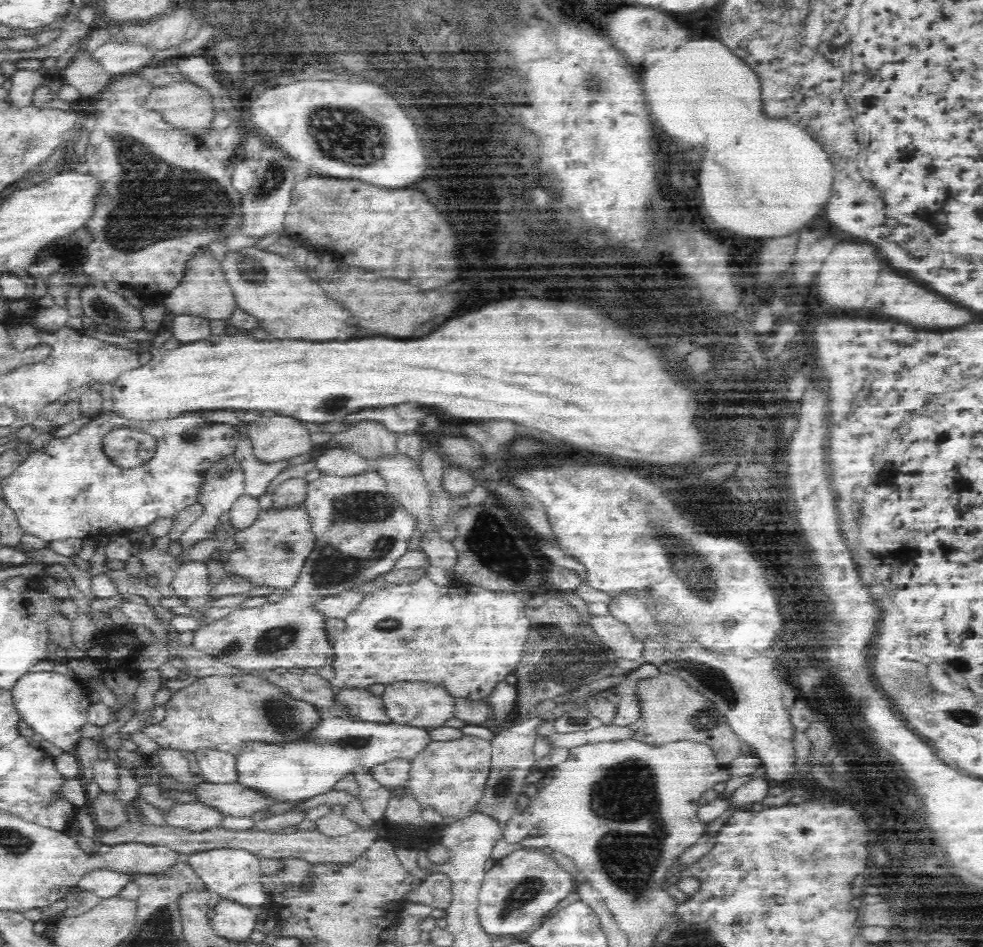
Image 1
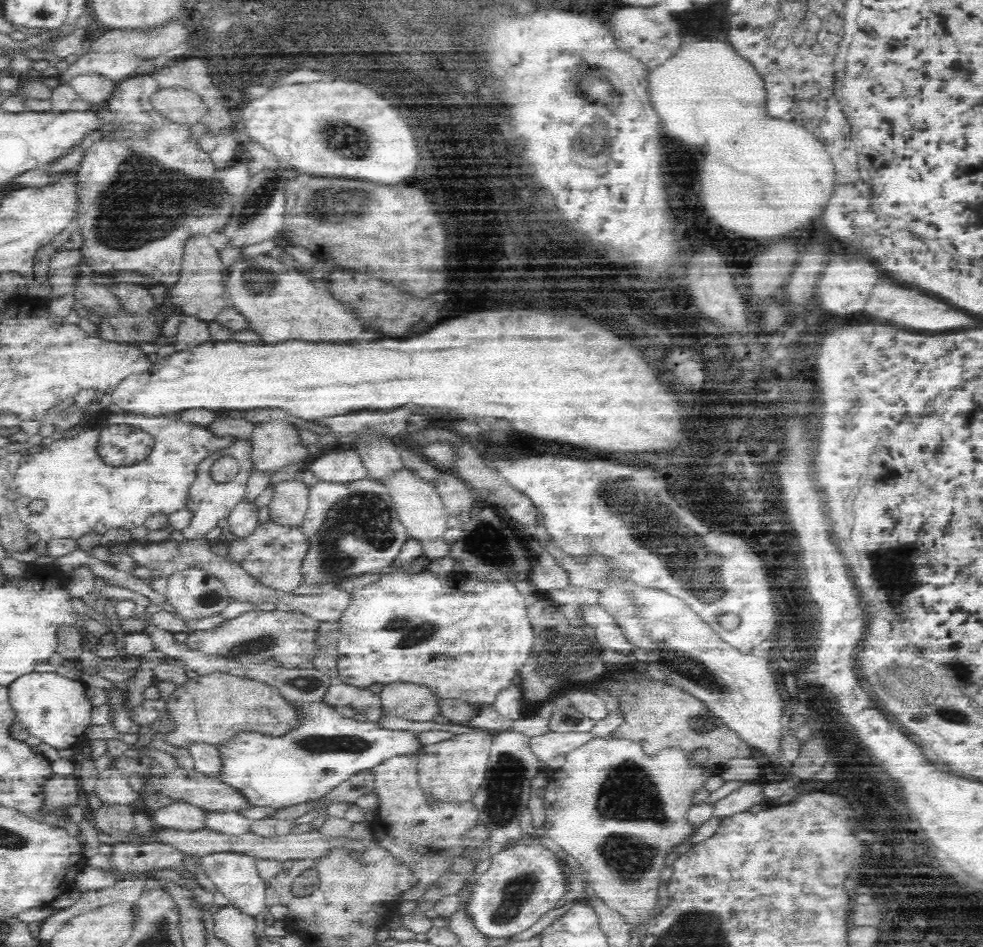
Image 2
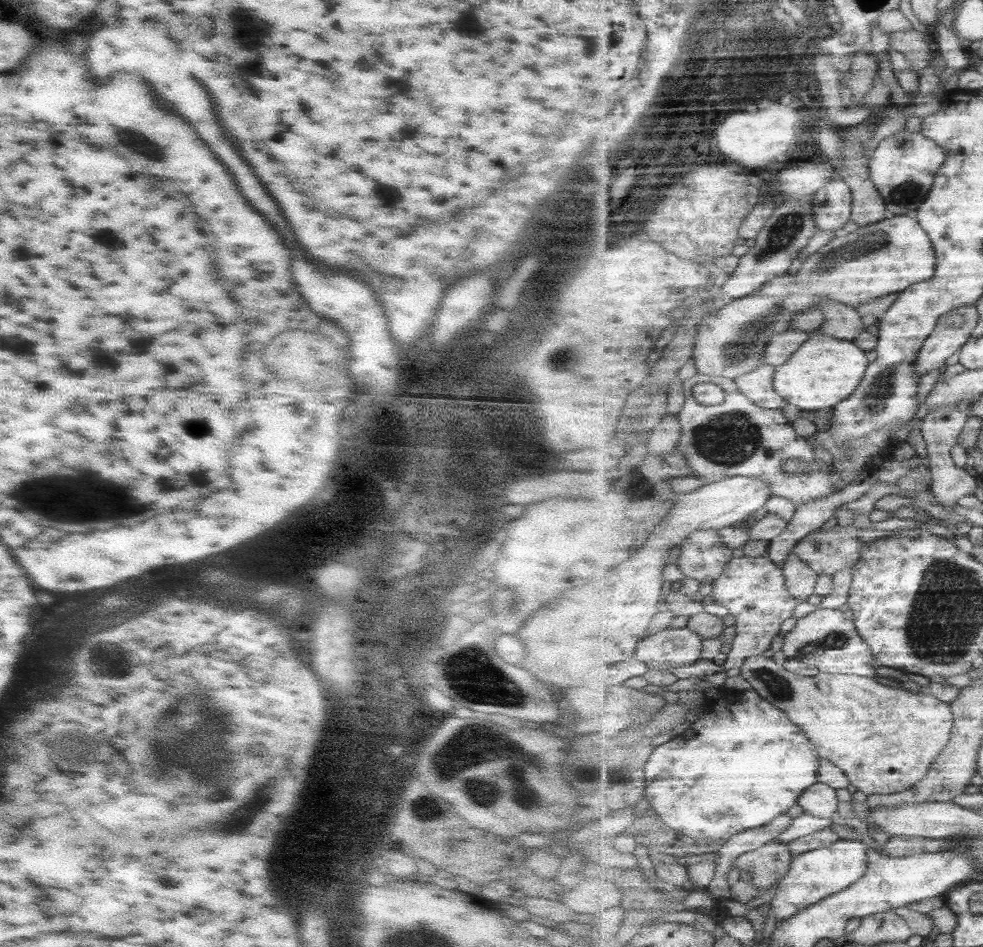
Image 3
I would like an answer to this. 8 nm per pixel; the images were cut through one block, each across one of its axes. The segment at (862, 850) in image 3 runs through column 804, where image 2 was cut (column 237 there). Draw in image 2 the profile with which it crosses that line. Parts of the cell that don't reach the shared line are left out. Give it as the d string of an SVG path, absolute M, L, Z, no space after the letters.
M218 853L200 857L200 868L203 880L212 881L216 889L228 899L228 905L236 907L242 914L258 918L262 912L267 912L266 902L267 882L260 878L256 868L257 861L245 854Z

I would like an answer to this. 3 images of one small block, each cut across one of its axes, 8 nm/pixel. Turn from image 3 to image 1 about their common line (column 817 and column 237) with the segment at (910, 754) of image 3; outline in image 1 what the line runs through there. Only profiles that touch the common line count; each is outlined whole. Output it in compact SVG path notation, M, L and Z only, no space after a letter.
M212 675L197 679L194 684L173 691L172 697L165 704L165 717L162 721L150 726L144 726L142 732L157 742L161 748L174 748L194 752L198 748L210 748L227 752L231 755L239 754L246 742L292 742L302 738L310 732L314 722L318 722L317 708L306 701L293 699L288 693L280 690L260 675Z

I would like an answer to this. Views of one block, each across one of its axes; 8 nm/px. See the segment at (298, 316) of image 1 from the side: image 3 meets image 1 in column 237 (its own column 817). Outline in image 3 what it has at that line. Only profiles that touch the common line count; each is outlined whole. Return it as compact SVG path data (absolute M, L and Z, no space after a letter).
M913 214L901 215L890 219L886 218L883 221L859 227L859 229L852 233L840 233L835 238L833 238L829 244L826 244L823 246L823 248L819 249L819 252L815 252L813 256L805 258L805 262L803 262L803 266L801 266L801 272L777 276L777 278L773 278L771 282L765 282L765 286L763 286L763 288L755 290L755 294L749 294L749 296L743 296L743 298L737 298L737 300L725 300L725 302L722 304L718 303L716 306L721 306L721 308L725 308L725 310L719 310L719 312L715 312L715 310L713 310L711 312L711 316L707 316L707 318L705 318L705 322L701 322L701 324L699 324L699 328L697 328L695 350L693 350L692 357L695 368L699 374L705 374L711 377L725 377L735 380L737 377L753 372L753 370L758 369L759 366L763 366L766 363L766 348L767 345L769 345L769 341L771 341L771 337L784 333L785 331L789 331L789 329L791 329L791 320L793 320L793 317L795 317L795 315L800 314L801 311L805 311L811 307L819 307L819 303L821 303L821 301L825 301L825 299L833 299L843 304L849 304L849 306L859 306L861 302L867 302L867 300L875 300L876 298L881 298L881 296L887 296L887 294L895 294L895 292L900 294L911 285L932 279L934 277L933 274L935 274L936 269L937 253L935 253L933 241L931 241L930 234L927 234L927 231L921 228L921 223L917 220L917 218L915 218L915 215Z

